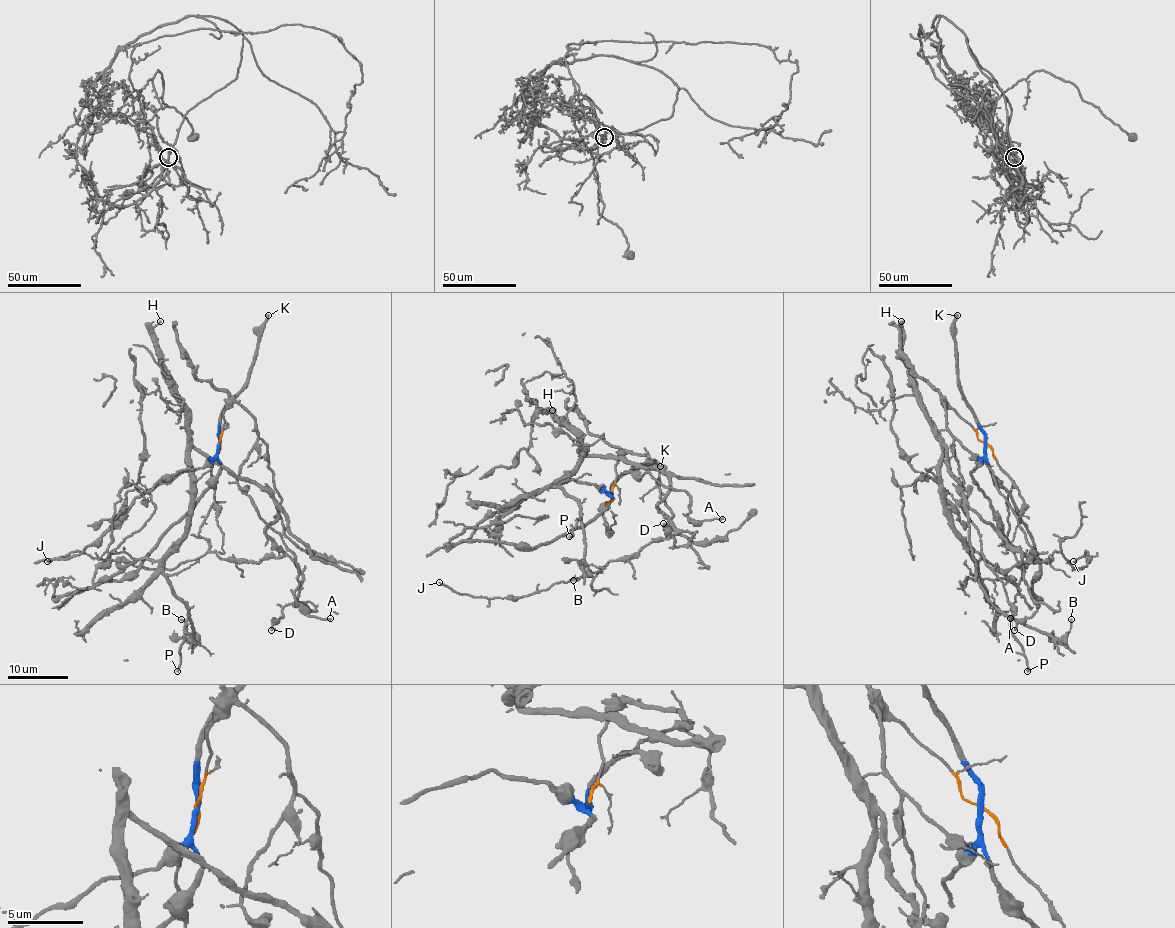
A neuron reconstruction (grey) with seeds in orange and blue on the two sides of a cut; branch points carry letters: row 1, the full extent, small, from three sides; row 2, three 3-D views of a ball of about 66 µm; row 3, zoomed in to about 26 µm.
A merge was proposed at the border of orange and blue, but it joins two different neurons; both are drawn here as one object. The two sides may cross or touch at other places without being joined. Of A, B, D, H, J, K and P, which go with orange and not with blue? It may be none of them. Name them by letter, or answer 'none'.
A, B, D, H, J, P

